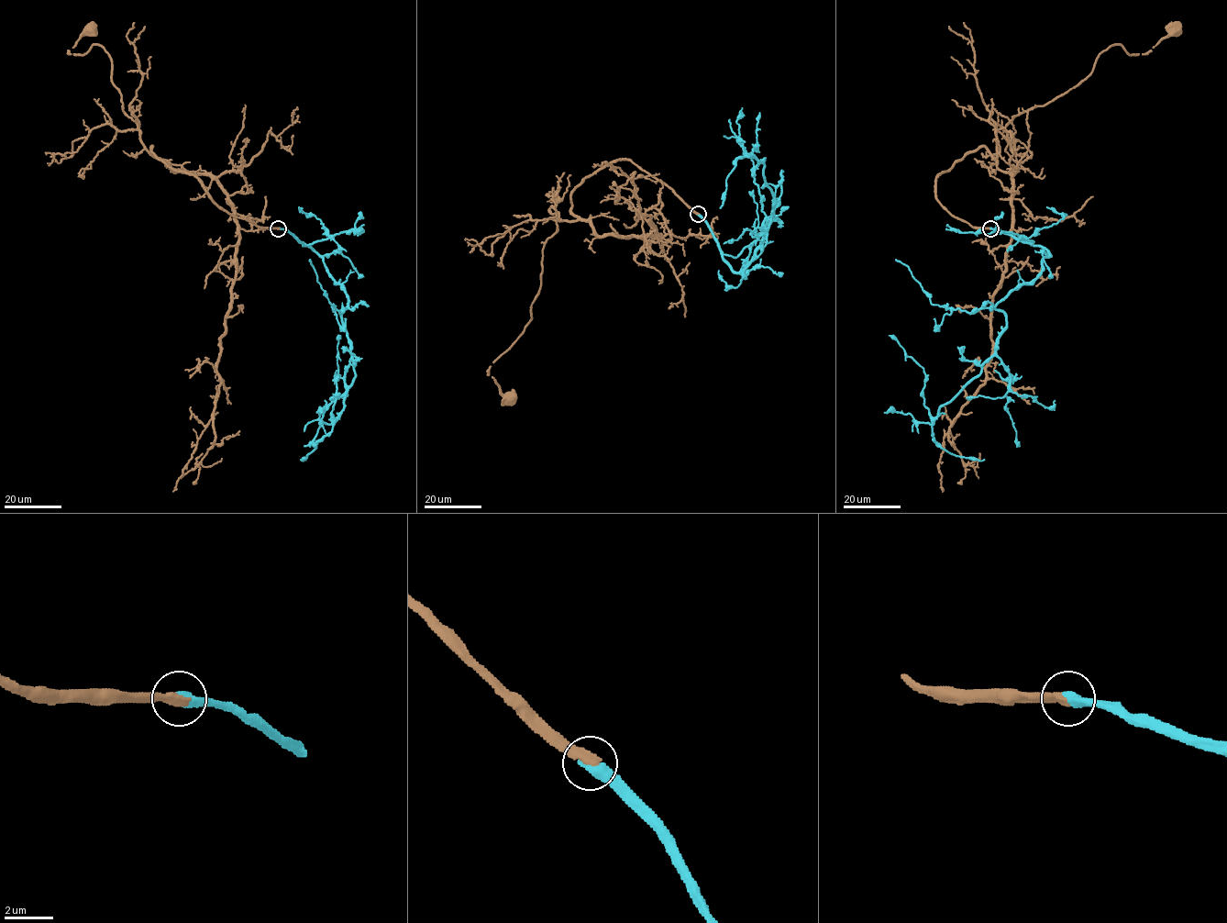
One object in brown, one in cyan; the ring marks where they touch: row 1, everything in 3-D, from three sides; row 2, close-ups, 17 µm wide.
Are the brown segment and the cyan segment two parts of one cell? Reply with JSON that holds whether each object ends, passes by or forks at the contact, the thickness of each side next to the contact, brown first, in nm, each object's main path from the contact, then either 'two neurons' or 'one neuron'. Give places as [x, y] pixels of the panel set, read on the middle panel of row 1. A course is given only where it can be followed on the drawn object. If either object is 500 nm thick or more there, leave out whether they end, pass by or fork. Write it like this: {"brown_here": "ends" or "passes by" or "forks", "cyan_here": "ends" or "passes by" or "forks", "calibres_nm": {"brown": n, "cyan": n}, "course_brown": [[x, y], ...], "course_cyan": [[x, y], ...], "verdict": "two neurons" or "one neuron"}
{"calibres_nm": {"brown": 400, "cyan": 500}, "course_brown": [[698, 214], [631, 160], [587, 175], [577, 219], [544, 245], [531, 320], [489, 371], [509, 399]], "course_cyan": [[698, 214], [723, 260], [738, 272], [753, 258], [774, 205], [764, 165], [752, 152], [757, 148], [759, 112]], "verdict": "one neuron"}

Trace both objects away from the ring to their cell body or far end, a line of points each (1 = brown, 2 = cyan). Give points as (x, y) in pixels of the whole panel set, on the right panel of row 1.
1: (990, 228), (945, 208), (938, 175), (981, 146), (996, 158), (998, 129), (1105, 50), (1147, 52), (1176, 28)
2: (990, 228), (1048, 254), (997, 305), (1006, 328), (996, 351), (934, 419), (923, 369), (889, 335)

